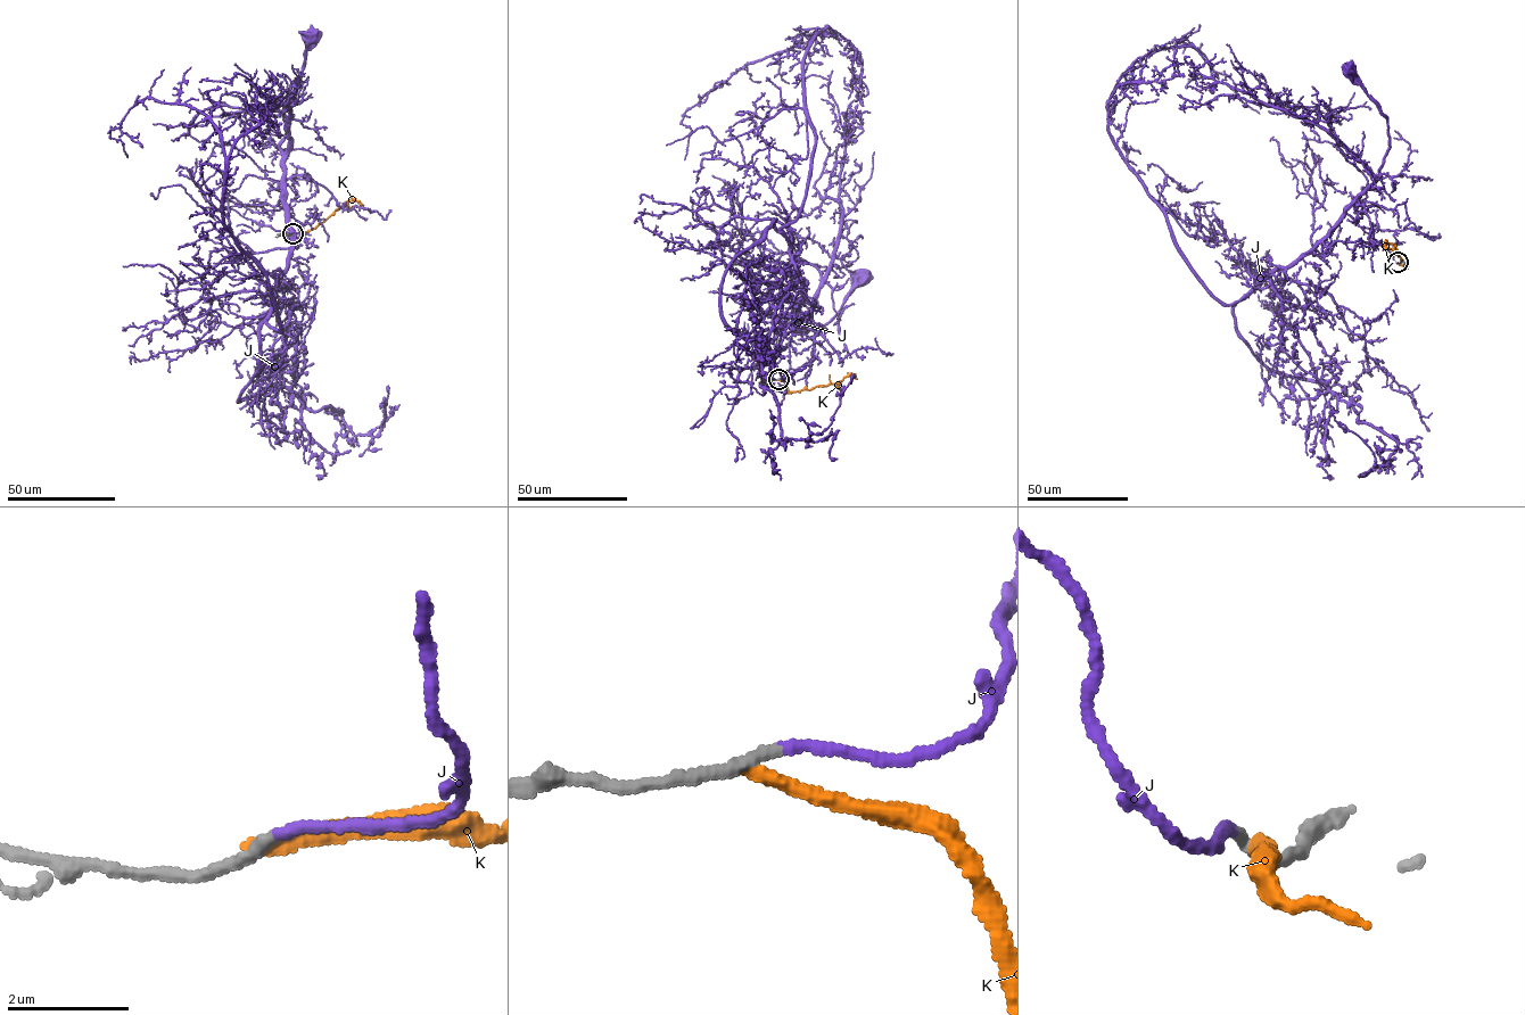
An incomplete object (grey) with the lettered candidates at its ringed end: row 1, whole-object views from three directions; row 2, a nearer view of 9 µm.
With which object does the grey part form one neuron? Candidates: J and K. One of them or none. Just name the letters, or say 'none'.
J

